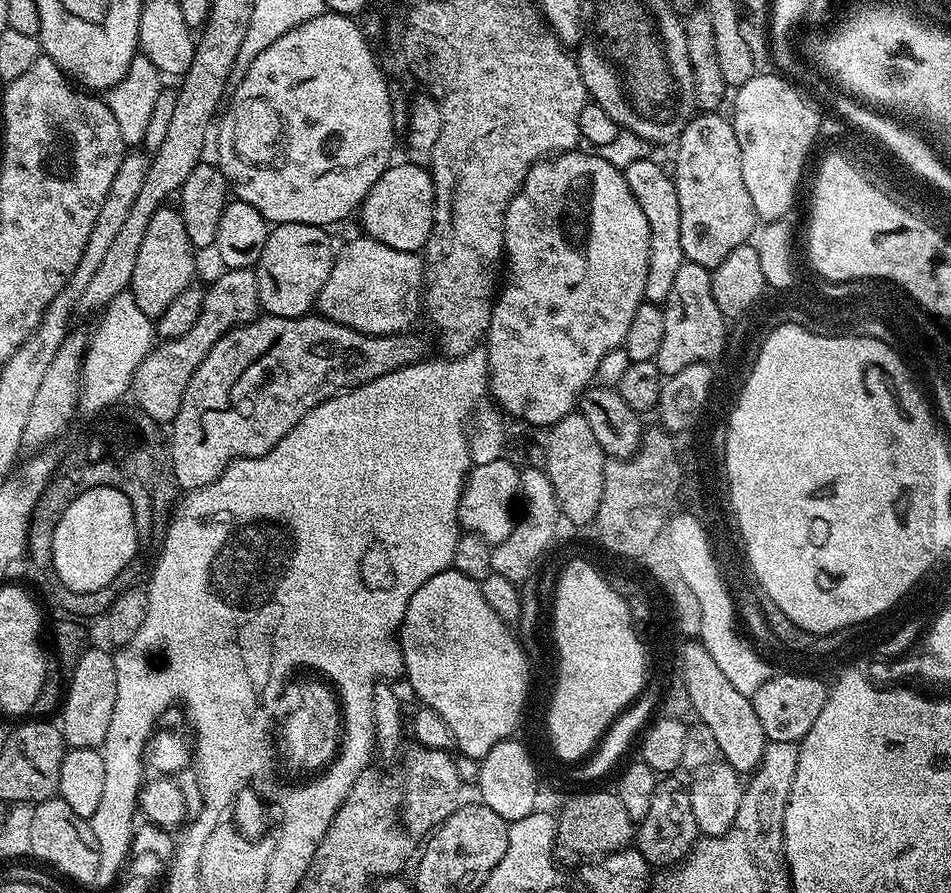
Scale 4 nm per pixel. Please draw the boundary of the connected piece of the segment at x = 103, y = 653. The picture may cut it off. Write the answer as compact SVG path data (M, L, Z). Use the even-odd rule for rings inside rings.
M88 646L70 669L58 727L68 748L98 748L104 745L110 717L114 715L114 698L118 698L118 674L112 652ZM64 708L64 713L63 712Z

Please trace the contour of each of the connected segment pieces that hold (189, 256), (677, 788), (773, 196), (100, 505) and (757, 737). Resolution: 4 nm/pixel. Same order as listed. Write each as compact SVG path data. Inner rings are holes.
M176 206L159 208L150 218L150 226L146 226L146 234L142 238L142 246L138 249L138 259L134 265L134 278L130 290L142 306L142 314L153 318L161 316L182 294L182 290L193 287L196 276L197 249L192 247L190 237L186 235L186 226L182 223L180 209Z
M676 778L657 779L654 798L650 798L650 810L646 810L646 818L642 818L635 829L634 847L644 855L650 866L680 863L692 851L698 839L694 806L690 806L688 788L682 781L672 779Z
M773 75L755 76L739 85L730 111L734 134L742 150L742 182L750 190L750 202L754 202L760 222L778 220L782 214L793 211L804 159L820 128L819 114L795 92L796 88L783 75Z
M113 486L80 492L78 498L74 498L70 506L66 506L66 514L59 516L53 536L56 537L56 568L59 576L64 576L64 581L74 586L104 587L117 573L125 571L124 564L131 562L132 547L138 543L131 498Z
M688 640L680 652L680 669L678 675L686 684L691 711L696 712L695 719L699 723L710 726L714 730L714 742L719 759L729 764L735 772L751 774L760 765L764 757L764 731L758 723L758 714L754 714L754 706L746 694L738 694L726 674L710 658L710 650L699 640Z

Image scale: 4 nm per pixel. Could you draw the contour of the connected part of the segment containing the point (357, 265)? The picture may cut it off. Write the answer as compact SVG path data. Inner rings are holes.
M357 234L353 240L339 245L335 260L326 284L322 286L315 307L319 315L328 320L338 322L342 326L350 326L367 336L394 336L413 327L412 324L422 312L422 301L426 291L426 265L417 253L406 250L390 250L390 246L382 246L374 238Z

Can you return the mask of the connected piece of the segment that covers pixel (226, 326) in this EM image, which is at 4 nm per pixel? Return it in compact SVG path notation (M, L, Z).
M230 268L221 273L221 276L212 285L207 285L202 302L202 314L198 314L198 322L194 322L194 326L190 326L190 330L186 330L186 334L173 340L157 343L152 351L146 354L146 358L138 366L136 375L132 377L130 392L133 397L136 395L135 407L140 408L150 419L161 426L171 425L172 419L178 414L178 410L182 406L182 398L186 394L186 386L190 382L194 370L198 370L202 358L206 358L206 354L210 354L214 342L218 342L218 338L226 335L231 328L237 328L240 324L249 324L250 321L261 315L262 309L255 271L250 268Z

